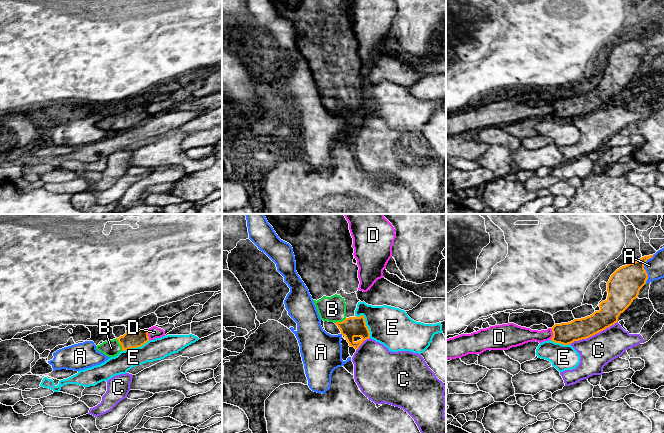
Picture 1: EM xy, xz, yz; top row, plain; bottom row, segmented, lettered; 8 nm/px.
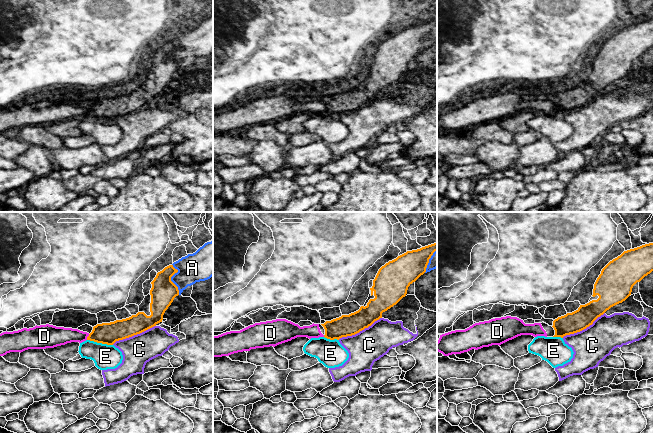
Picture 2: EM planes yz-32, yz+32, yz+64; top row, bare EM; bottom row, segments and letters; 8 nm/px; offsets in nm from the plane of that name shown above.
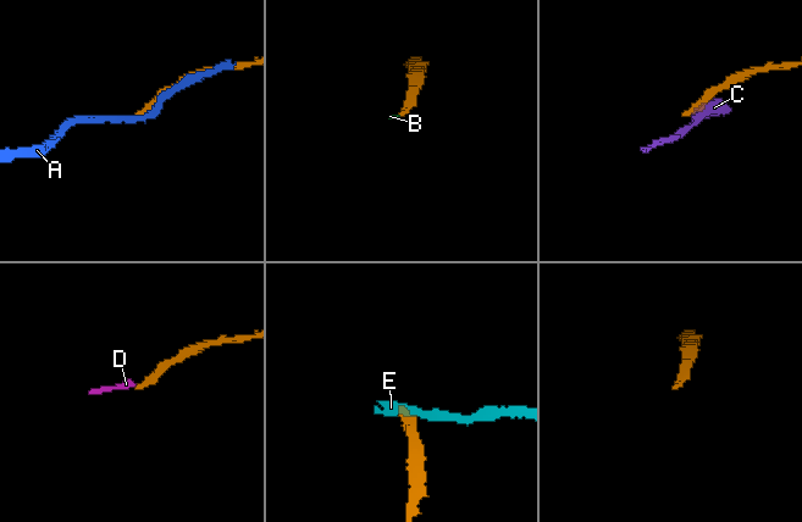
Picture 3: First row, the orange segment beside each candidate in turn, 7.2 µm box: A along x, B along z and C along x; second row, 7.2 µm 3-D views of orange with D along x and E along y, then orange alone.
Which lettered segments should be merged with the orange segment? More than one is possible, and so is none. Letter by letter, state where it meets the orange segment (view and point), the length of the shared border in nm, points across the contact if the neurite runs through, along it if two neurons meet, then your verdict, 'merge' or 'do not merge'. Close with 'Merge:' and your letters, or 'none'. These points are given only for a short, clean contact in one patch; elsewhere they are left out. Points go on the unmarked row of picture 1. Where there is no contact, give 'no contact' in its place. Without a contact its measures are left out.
A: yz (643, 44) | 260 nm | do not merge
B: xy (120, 120) | 120 nm | across xy (129, 116), (120, 120), (111, 124) | merge
C: yz (593, 110) | 440 nm | do not merge
D: yz (553, 110) | 100 nm | along yz (550, 104), (552, 108), (551, 115) | do not merge
E: xz (365, 99) | 220 nm | along xz (356, 91), (363, 92), (370, 113) | do not merge
Merge: B

